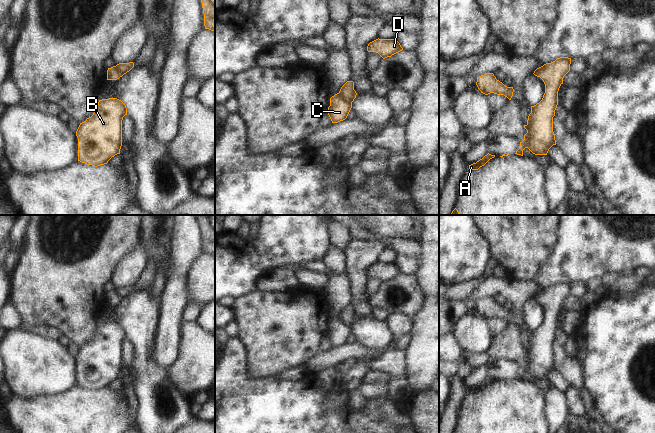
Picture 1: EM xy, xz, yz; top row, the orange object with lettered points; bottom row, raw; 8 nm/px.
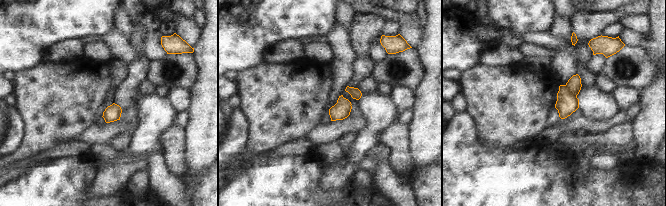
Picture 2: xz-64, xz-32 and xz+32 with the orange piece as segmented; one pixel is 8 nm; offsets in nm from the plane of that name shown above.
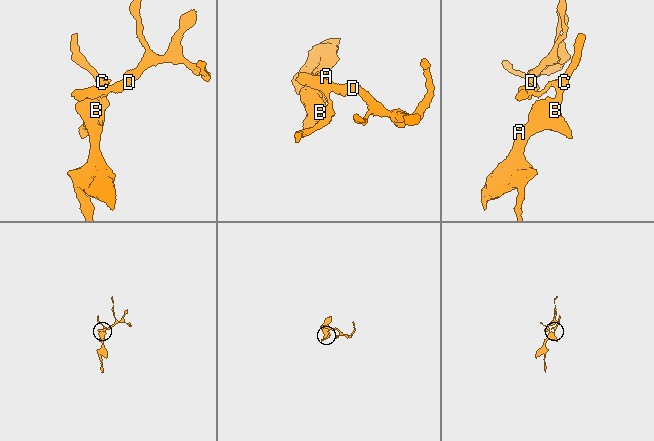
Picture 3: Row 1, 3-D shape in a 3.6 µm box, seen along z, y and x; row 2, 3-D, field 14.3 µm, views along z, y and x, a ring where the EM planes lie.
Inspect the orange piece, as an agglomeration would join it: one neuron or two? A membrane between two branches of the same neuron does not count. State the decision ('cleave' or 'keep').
cleave

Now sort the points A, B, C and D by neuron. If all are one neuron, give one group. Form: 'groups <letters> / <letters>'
groups A B C / D

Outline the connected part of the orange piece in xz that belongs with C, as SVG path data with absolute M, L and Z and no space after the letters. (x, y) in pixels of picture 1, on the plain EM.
M337 317L330 322L330 330L328 331L327 337L332 347L338 347L347 342L351 332L352 327L347 326Z

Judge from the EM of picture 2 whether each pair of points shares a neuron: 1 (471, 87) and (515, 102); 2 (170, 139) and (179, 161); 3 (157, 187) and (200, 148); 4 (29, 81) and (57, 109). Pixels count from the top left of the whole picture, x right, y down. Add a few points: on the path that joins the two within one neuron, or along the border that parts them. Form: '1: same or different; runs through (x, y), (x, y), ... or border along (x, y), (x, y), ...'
1: same; runs through (482, 87), (486, 87), (496, 95), (504, 95)
2: same; runs through (175, 144), (177, 156)
3: different; border along (181, 177), (189, 195)
4: same; runs through (36, 88), (50, 102)

